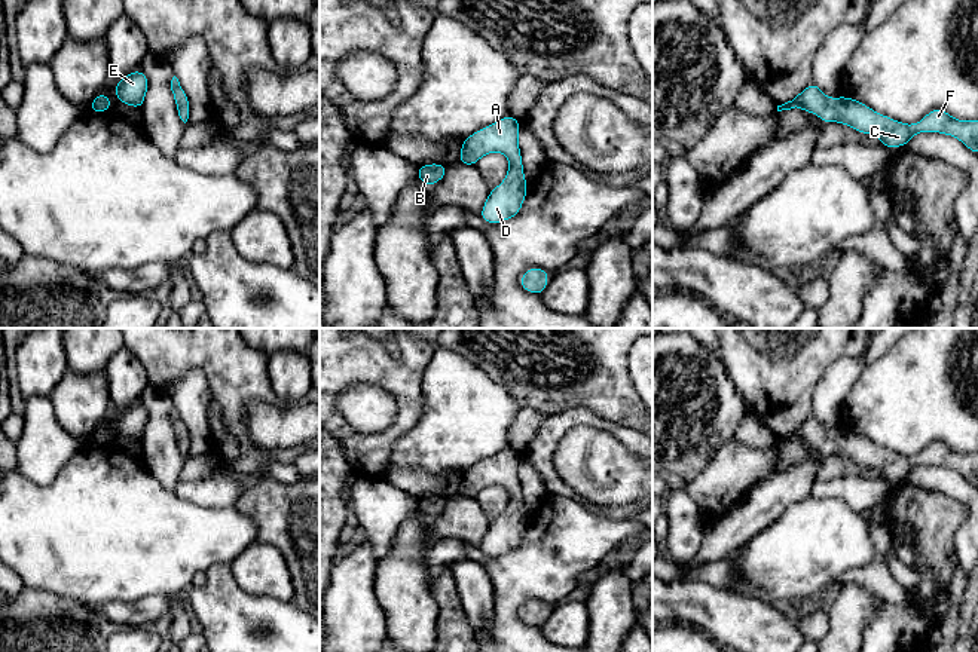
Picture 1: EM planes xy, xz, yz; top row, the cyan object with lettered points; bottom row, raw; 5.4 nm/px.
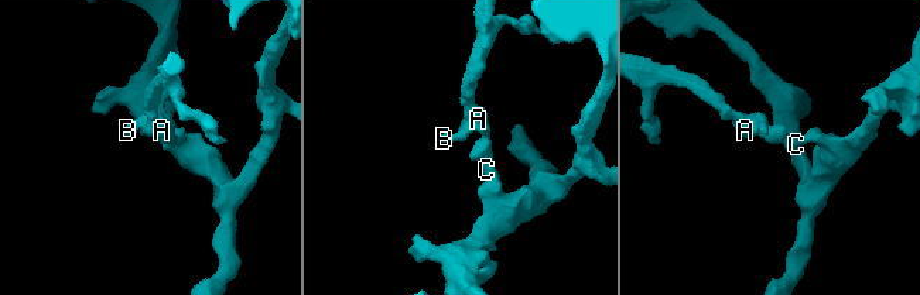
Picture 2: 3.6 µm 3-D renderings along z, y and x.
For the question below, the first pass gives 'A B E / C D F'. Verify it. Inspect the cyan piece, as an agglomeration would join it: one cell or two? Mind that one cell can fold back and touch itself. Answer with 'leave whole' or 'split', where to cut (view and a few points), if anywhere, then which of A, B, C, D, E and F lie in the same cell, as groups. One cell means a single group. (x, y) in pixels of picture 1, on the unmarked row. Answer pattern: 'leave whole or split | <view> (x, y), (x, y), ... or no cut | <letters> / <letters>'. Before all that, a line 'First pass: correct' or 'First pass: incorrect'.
First pass: incorrect
leave whole | no cut | A B C D E F

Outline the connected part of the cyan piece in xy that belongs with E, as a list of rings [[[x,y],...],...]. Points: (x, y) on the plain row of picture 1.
[[[134,402],[131,407],[120,411],[114,417],[114,426],[122,437],[143,441],[149,420],[149,411],[141,402]]]

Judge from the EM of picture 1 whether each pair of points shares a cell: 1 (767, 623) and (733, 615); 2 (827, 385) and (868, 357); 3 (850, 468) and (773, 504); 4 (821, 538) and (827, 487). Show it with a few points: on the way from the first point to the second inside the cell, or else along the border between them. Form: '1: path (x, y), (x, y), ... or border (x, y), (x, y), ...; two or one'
1: path (758, 623), (742, 623); one
2: path (837, 379), (847, 369), (858, 364); one
3: border (822, 456), (816, 478); two
4: border (810, 496), (842, 498), (858, 511); two

